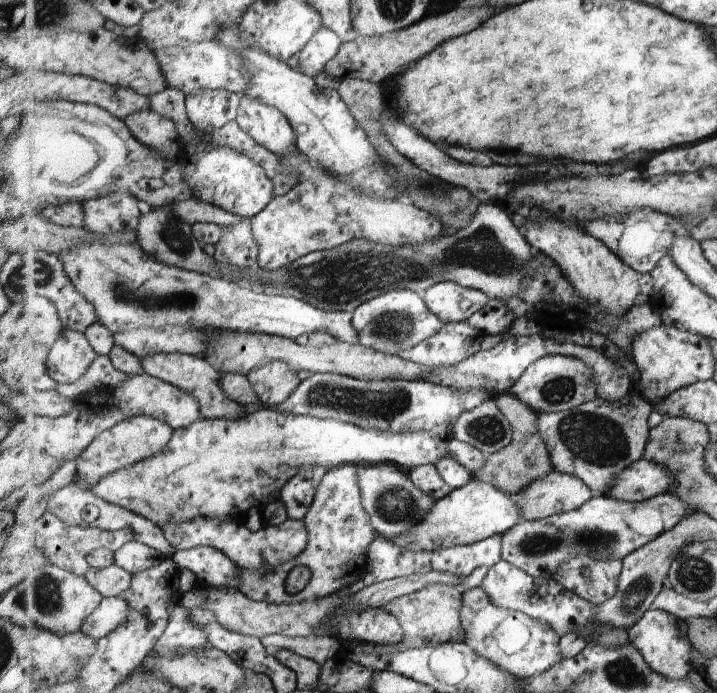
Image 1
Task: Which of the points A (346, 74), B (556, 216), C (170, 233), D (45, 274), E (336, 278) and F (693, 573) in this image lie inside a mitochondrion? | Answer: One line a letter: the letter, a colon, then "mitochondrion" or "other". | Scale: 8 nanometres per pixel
A: other
B: other
C: mitochondrion
D: mitochondrion
E: mitochondrion
F: mitochondrion

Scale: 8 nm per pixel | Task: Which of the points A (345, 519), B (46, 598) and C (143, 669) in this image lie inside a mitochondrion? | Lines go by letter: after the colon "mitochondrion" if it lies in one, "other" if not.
A: mitochondrion
B: mitochondrion
C: other

